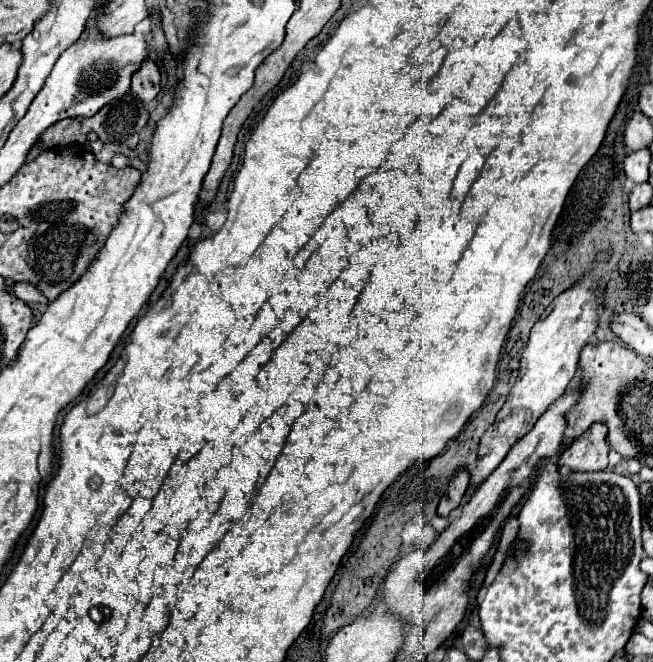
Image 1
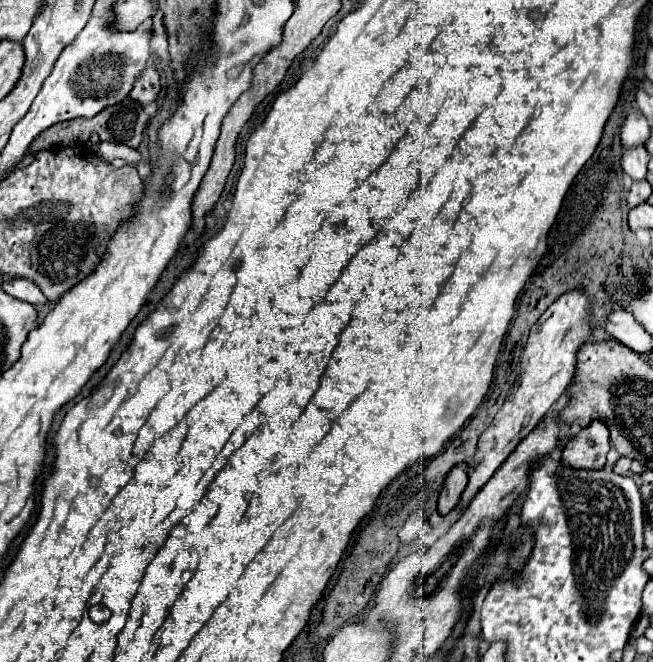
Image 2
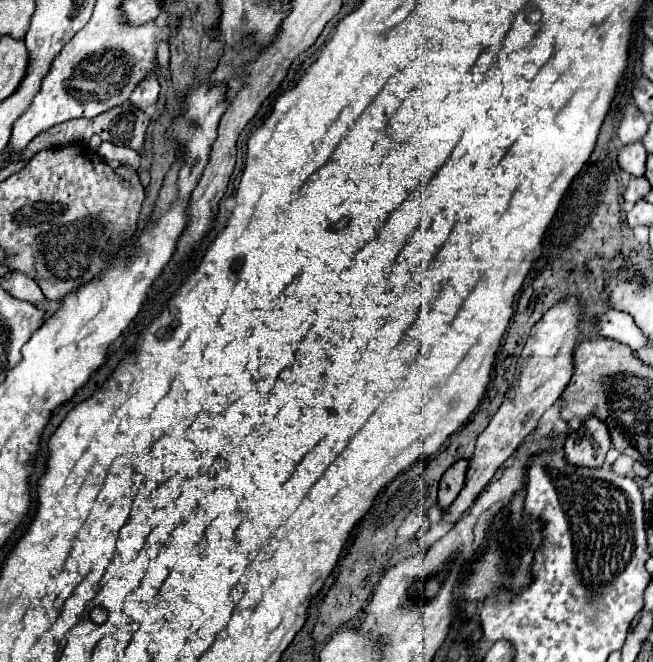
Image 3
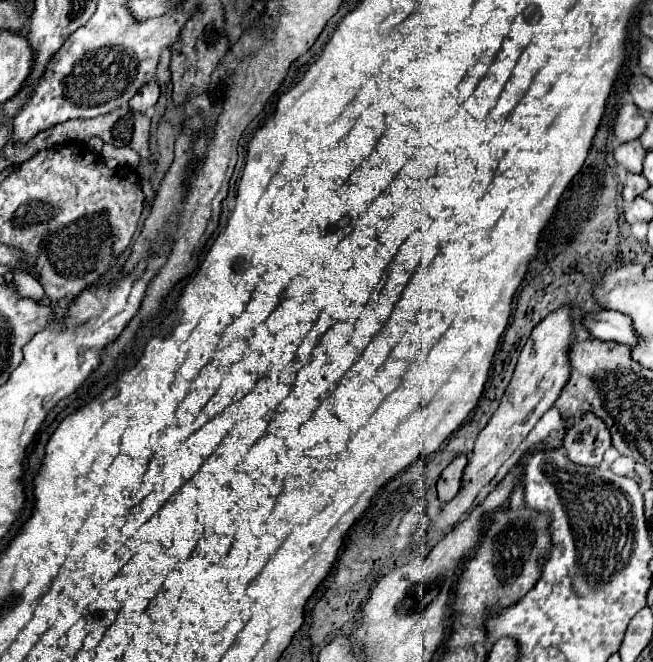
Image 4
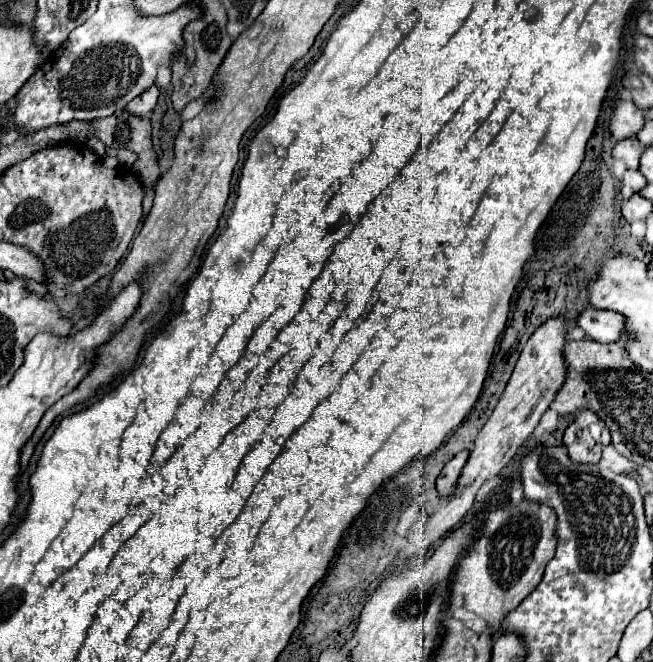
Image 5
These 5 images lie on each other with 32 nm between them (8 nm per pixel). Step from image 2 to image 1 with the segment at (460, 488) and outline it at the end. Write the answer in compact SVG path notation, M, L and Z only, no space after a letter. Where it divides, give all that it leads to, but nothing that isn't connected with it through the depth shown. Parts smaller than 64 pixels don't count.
M460 472L460 476L456 476L456 480L452 480L452 484L448 486L446 496L440 500L440 504L438 504L438 516L448 518L450 512L456 510L462 504L462 498L464 498L468 486L470 486L468 472Z

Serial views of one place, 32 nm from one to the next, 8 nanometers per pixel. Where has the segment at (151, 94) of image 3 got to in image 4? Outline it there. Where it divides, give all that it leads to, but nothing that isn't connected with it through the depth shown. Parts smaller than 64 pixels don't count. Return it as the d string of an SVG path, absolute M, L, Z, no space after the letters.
M150 80L148 84L144 84L140 88L140 92L136 92L130 100L130 108L138 110L138 112L146 112L150 106L156 104L158 100L158 94L160 94L160 86L156 80Z

